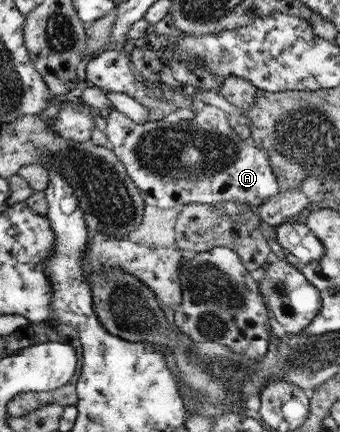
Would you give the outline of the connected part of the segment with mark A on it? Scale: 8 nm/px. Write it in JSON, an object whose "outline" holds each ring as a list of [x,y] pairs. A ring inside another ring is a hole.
{"outline":[[[206,104],[188,121],[148,121],[137,125],[124,113],[109,109],[105,133],[113,153],[140,191],[144,203],[155,207],[182,207],[190,203],[238,201],[257,207],[279,192],[268,153],[249,146],[229,125],[225,111]]]}

